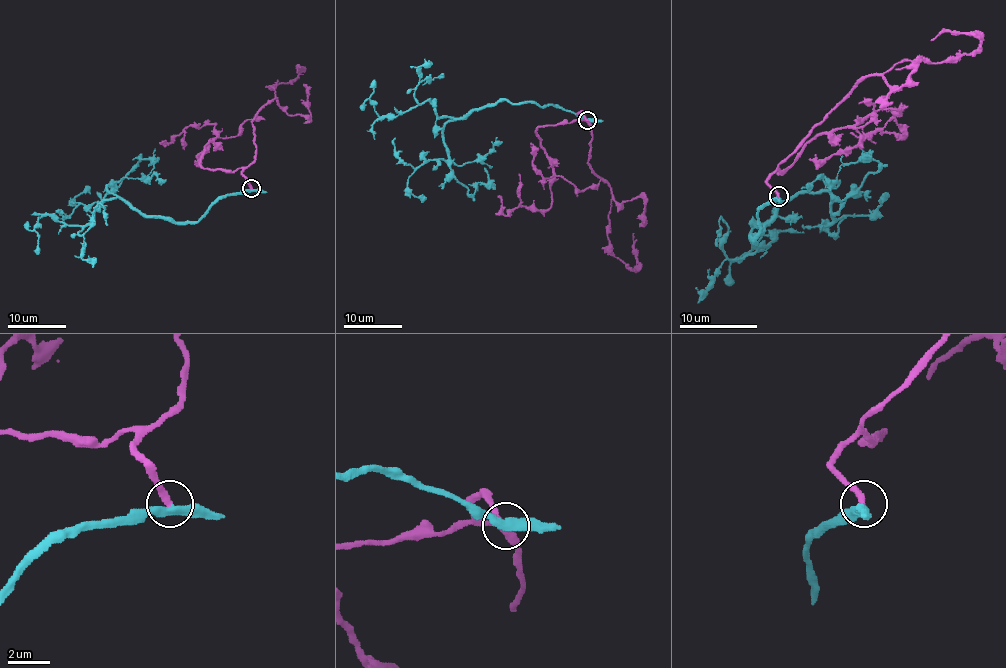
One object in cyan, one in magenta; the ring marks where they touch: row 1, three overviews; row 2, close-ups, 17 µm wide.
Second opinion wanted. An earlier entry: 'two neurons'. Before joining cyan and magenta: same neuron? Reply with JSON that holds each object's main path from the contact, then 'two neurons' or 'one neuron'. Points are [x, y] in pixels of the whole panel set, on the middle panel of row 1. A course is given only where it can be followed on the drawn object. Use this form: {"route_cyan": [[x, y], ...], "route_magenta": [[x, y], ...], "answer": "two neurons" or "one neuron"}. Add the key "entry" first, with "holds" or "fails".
{"entry": "fails", "route_cyan": [[589, 120], [506, 100], [455, 118], [439, 117], [426, 100], [380, 116], [373, 85]], "route_magenta": [[587, 120], [578, 114], [590, 127], [590, 168], [610, 188], [609, 250], [632, 269], [638, 266], [632, 233]], "answer": "one neuron"}

